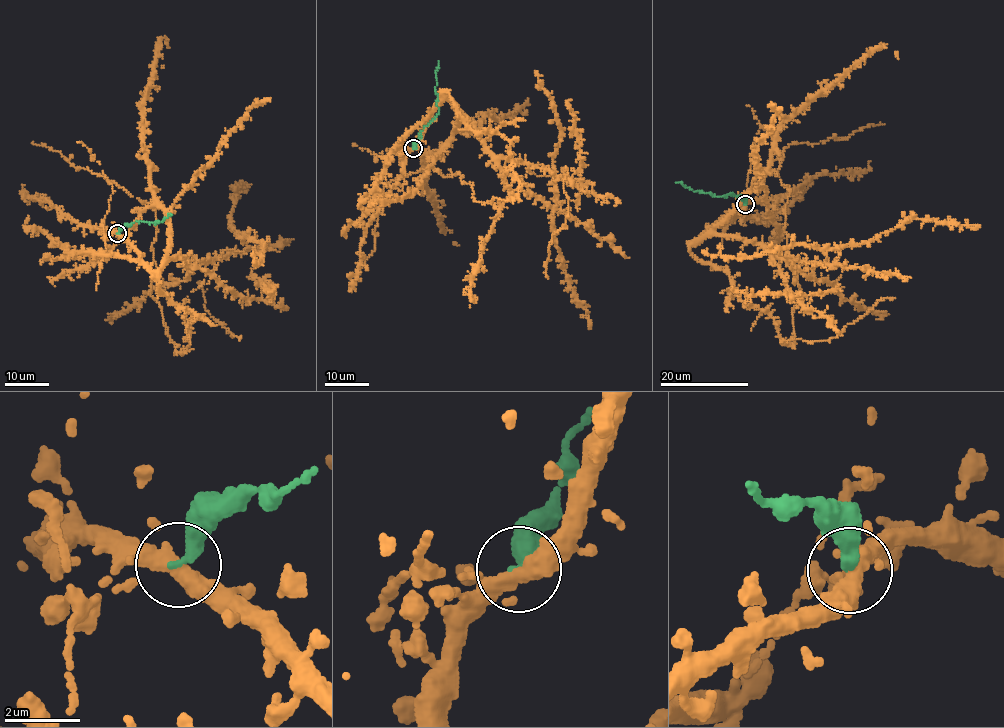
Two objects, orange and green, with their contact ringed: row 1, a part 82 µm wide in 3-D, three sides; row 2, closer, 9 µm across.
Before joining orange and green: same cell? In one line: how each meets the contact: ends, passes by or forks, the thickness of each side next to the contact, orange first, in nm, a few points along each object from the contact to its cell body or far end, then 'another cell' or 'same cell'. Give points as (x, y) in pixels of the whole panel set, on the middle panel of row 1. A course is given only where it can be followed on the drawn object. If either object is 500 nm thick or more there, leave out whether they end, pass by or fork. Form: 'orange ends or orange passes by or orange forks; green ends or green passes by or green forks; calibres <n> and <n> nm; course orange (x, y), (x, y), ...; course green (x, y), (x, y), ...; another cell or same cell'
orange forks; green ends; calibres 360 and 360 nm; course orange (413, 148), (447, 92), (473, 130), (509, 141), (516, 195), (477, 202), (436, 170), (391, 180), (351, 291); course green (413, 148), (421, 130), (439, 111), (435, 86), (439, 61); same cell

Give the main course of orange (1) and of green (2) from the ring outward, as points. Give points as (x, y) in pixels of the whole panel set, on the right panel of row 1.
1: (745, 203), (689, 251), (729, 275), (789, 344), (801, 290), (786, 253), (783, 150), (884, 124)
2: (745, 203), (739, 195), (733, 193), (713, 196), (676, 183)

